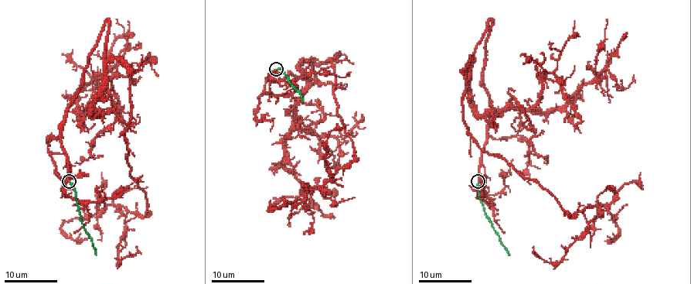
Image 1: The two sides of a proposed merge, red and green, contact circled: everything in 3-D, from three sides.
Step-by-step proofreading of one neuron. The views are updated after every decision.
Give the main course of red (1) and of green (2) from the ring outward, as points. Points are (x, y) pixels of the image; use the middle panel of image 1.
1: (275, 69), (271, 81), (315, 81), (312, 64), (338, 53), (355, 158), (267, 209), (297, 199)
2: (275, 69), (282, 70), (299, 91), (303, 100)

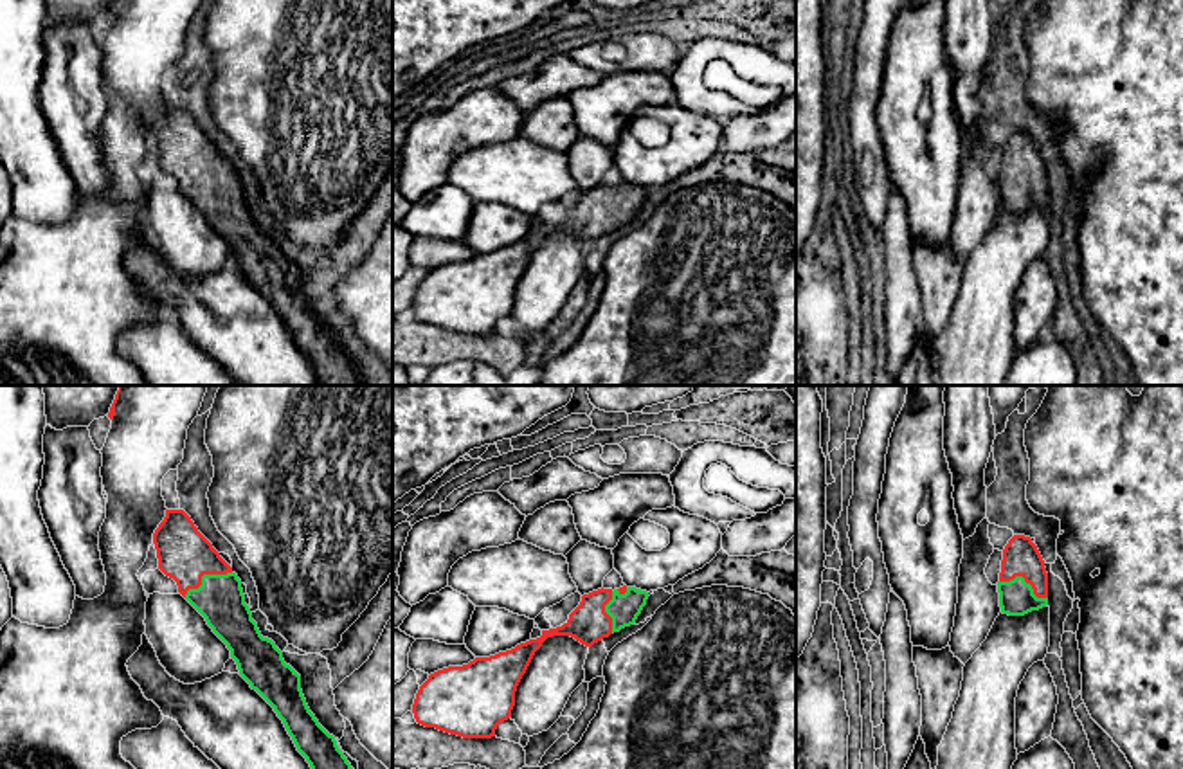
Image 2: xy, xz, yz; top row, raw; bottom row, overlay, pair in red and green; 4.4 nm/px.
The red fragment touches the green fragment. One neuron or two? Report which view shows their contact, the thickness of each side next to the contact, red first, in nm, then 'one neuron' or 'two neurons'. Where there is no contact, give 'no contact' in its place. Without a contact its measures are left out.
xy | 240/220 nm | one neuron

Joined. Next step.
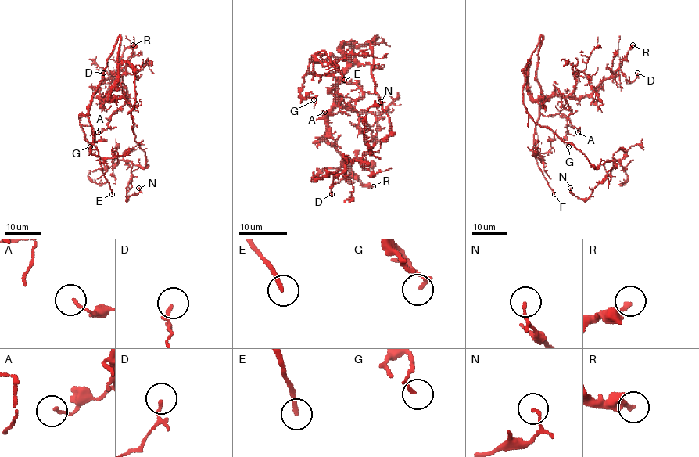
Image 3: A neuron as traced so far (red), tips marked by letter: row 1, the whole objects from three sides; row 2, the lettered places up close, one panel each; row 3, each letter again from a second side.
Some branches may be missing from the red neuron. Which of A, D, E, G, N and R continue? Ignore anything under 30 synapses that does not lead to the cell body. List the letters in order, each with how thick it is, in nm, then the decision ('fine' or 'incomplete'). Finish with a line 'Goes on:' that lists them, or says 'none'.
A: 130 nm | fine
D: 110 nm | fine
E: 200 nm | incomplete
G: 160 nm | fine
N: 120 nm | fine
R: 300 nm | fine
Goes on: E

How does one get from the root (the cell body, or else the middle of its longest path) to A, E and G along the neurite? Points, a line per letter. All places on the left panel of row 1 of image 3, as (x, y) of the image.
A: (134, 70), (119, 66), (110, 98), (120, 88), (125, 102), (98, 132)
E: (134, 70), (118, 60), (120, 37), (88, 113), (92, 143), (112, 194)
G: (134, 70), (118, 60), (120, 37), (89, 112), (79, 118), (90, 146)

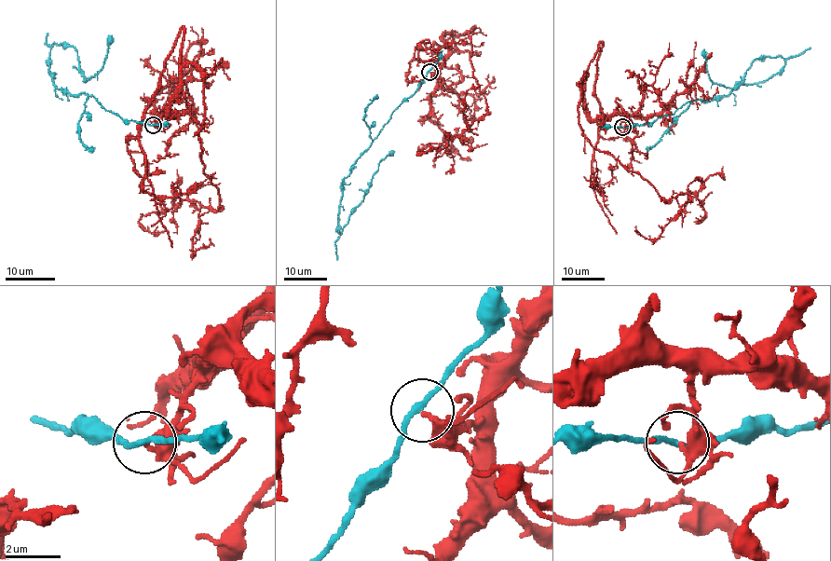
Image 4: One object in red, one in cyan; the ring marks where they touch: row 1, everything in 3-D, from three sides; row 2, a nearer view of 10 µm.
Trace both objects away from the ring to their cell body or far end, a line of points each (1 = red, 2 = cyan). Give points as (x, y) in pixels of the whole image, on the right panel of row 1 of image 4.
1: (623, 128), (623, 116), (587, 113), (586, 74), (583, 136), (662, 199), (688, 189), (704, 211), (696, 217)
2: (622, 128), (719, 100), (784, 64), (779, 56), (756, 58), (727, 88), (709, 77), (703, 49)

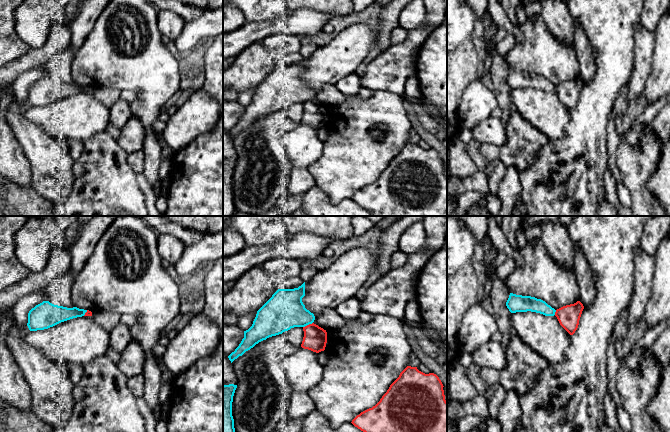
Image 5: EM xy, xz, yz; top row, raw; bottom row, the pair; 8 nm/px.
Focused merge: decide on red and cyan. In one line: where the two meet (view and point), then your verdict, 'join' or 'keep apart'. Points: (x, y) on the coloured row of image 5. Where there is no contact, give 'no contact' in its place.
xz (307, 325) | keep apart

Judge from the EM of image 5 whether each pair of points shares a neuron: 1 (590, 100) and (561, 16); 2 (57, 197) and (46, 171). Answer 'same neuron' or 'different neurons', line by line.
1: different neurons
2: same neuron

